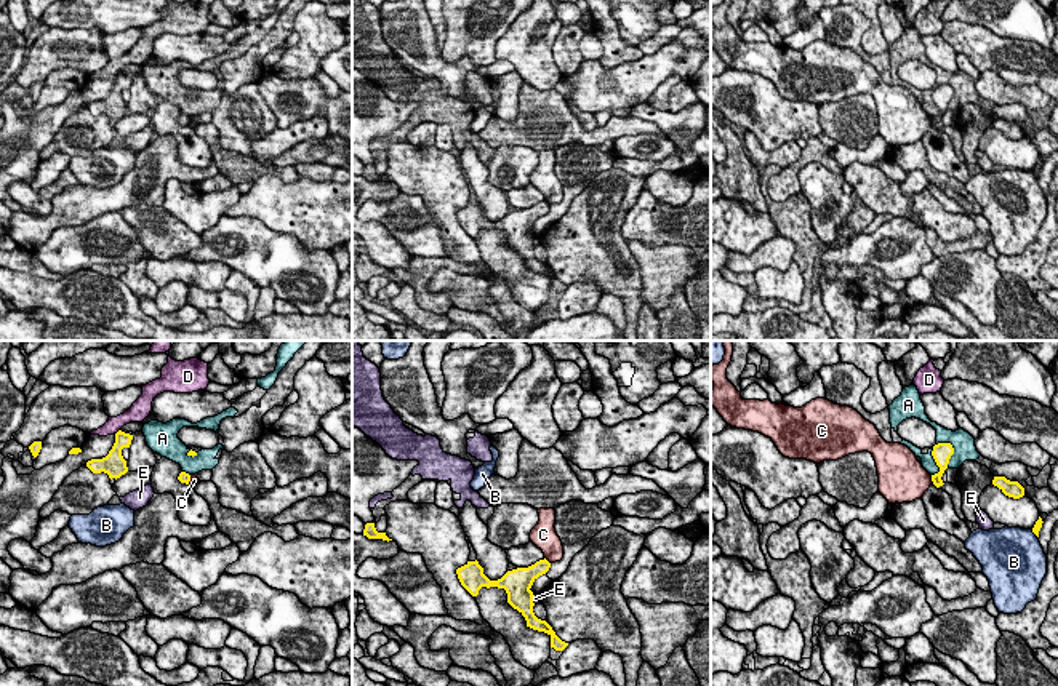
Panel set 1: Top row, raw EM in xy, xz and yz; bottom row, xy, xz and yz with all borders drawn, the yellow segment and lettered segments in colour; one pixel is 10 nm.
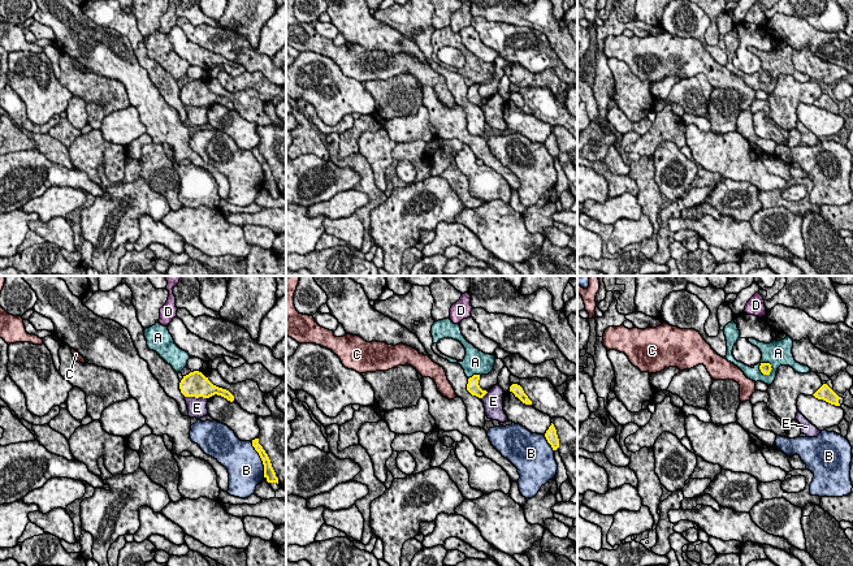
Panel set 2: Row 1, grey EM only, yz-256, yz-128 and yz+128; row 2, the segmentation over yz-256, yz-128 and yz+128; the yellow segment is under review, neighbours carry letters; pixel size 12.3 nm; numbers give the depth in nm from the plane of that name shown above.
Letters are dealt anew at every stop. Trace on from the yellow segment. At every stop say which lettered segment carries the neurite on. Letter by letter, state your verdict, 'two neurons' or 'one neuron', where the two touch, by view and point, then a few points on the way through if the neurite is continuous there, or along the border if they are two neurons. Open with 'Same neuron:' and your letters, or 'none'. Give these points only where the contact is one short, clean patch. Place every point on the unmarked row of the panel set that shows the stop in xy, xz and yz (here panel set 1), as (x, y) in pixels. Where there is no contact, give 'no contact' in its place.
Same neuron: none
A: two neurons; meets yellow in yz at (953, 91); border along yz (938, 83), (948, 83), (953, 90), (946, 107)
B: two neurons; meets yellow in yz at (1034, 175)
C: two neurons; meets yellow in yz at (932, 122); border along yz (930, 117), (933, 125)
D: two neurons; meets yellow in xy at (117, 74)
E: two neurons; meets yellow in xz at (532, 242); border along xz (535, 237), (533, 245)

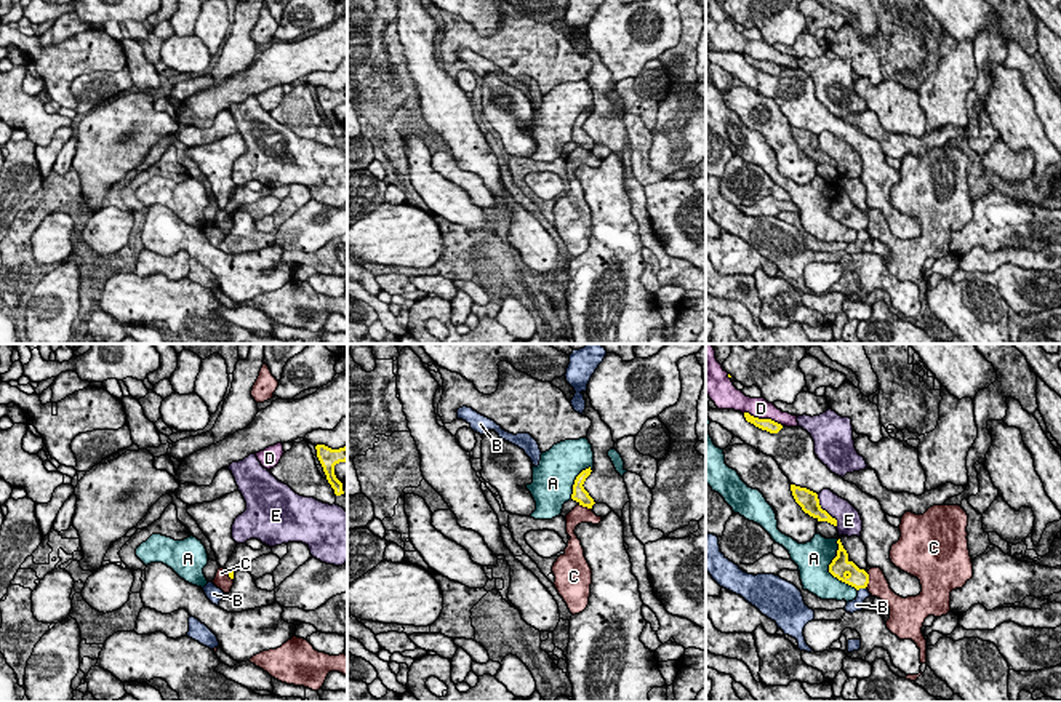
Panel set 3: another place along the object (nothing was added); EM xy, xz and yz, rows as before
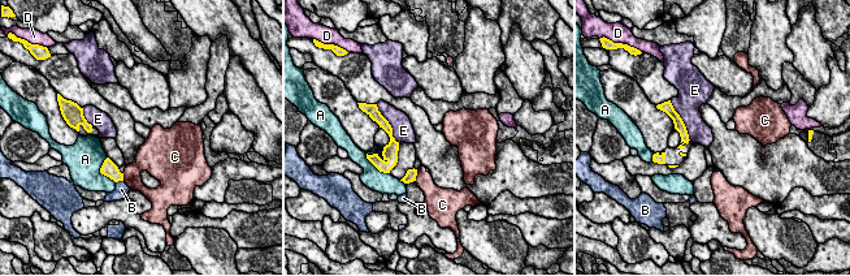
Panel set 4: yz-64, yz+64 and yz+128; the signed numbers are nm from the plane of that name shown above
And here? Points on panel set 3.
Same neuron: none
A: two neurons; meets yellow in yz at (829, 211)
B: two neurons; meets yellow in yz at (861, 229); border along yz (864, 229), (858, 232)
C: two neurons; meets yellow in yz at (868, 223); border along yz (868, 215), (868, 226), (864, 229)
D: two neurons; meets yellow in yz at (762, 61)
E: two neurons; meets yellow in yz at (824, 152)

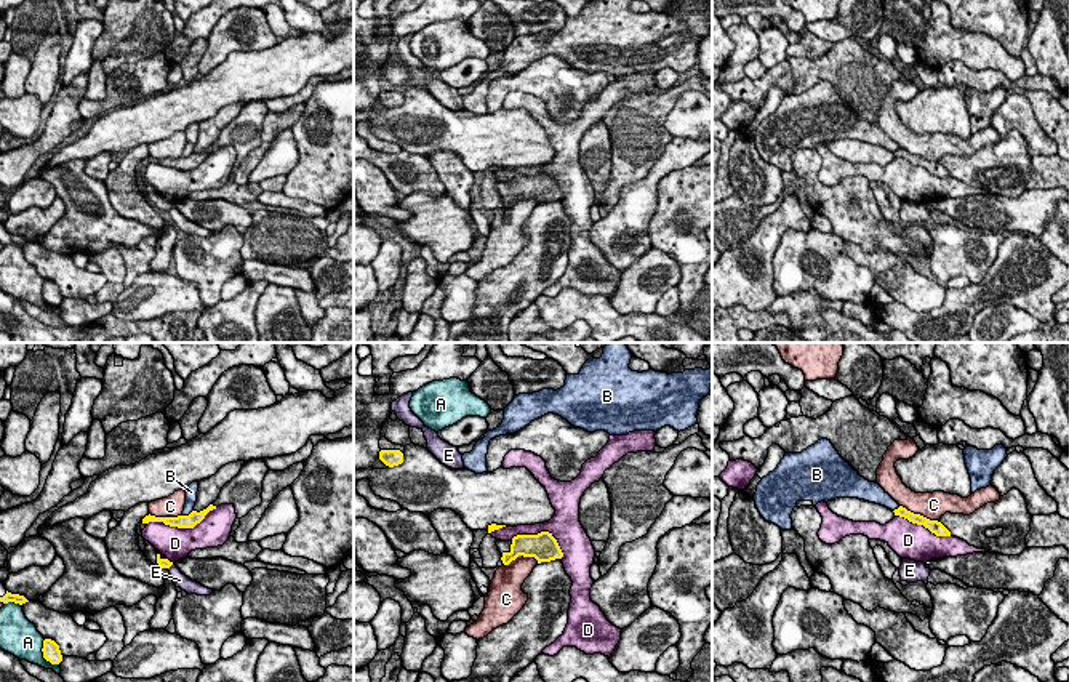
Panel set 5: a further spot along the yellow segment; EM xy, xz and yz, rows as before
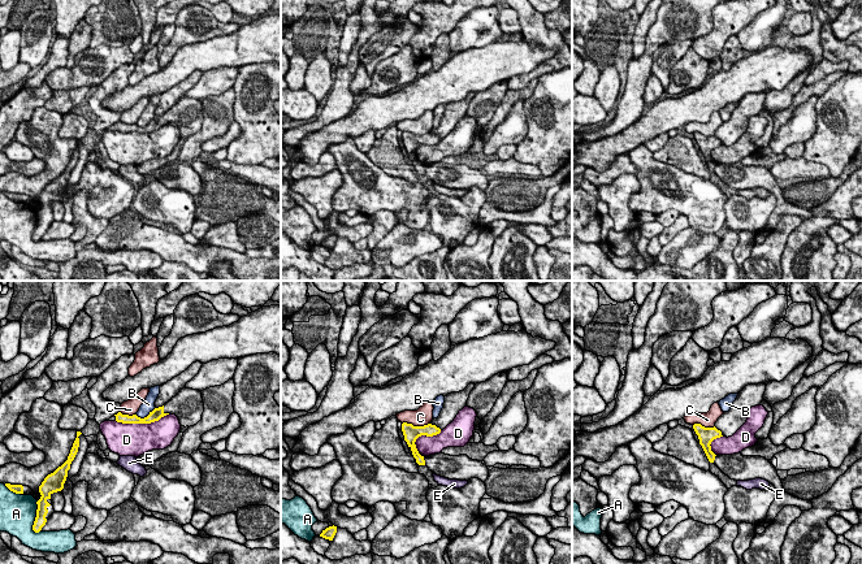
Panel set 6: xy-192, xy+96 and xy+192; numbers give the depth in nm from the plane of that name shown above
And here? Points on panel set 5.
Same neuron: none
A: two neurons; meets yellow in xy at (44, 296)
B: two neurons; meets yellow in xy at (189, 156)
C: two neurons; meets yellow in yz at (919, 156)
D: two neurons; meets yellow in xy at (181, 168)
E: two neurons; meets yellow in xy at (170, 207); border along xy (173, 205), (168, 210)

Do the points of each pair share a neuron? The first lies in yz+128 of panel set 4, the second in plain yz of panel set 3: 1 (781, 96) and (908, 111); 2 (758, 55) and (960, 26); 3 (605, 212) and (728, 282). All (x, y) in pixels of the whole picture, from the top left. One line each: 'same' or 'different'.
1: different
2: different
3: different

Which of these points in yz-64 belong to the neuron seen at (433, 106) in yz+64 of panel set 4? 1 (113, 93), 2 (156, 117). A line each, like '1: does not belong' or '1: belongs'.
1: belongs
2: belongs

